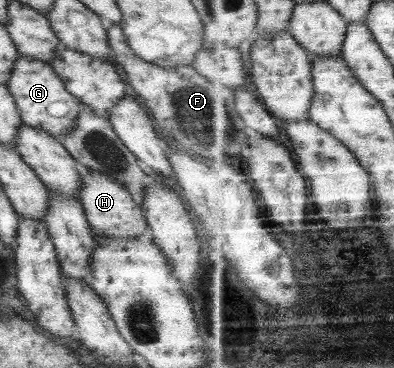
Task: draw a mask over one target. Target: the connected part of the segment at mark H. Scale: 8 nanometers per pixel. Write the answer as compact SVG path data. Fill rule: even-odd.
M80 168L80 173L82 176L79 199L92 233L105 237L121 237L121 239L140 237L147 226L145 212L141 206L136 205L124 184L91 169Z

